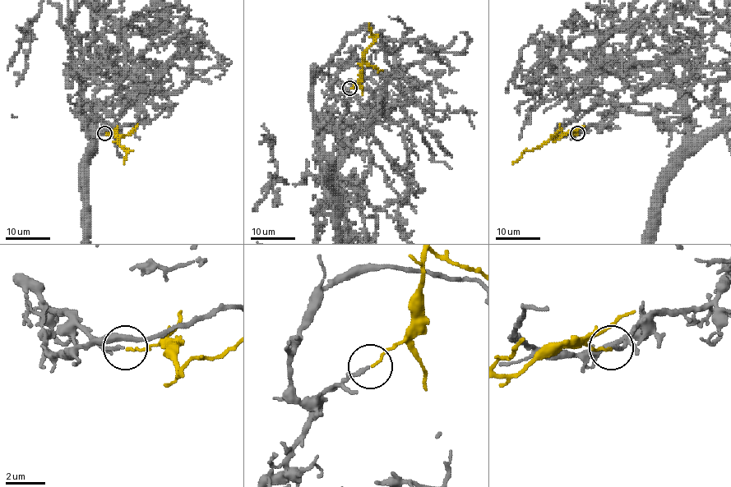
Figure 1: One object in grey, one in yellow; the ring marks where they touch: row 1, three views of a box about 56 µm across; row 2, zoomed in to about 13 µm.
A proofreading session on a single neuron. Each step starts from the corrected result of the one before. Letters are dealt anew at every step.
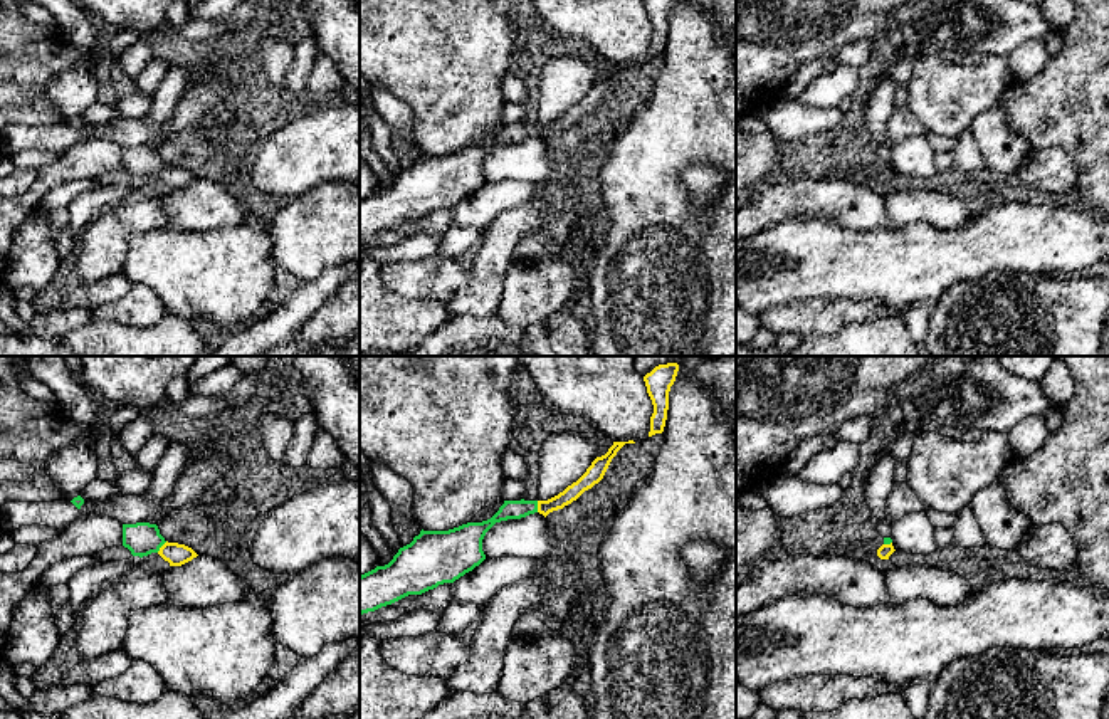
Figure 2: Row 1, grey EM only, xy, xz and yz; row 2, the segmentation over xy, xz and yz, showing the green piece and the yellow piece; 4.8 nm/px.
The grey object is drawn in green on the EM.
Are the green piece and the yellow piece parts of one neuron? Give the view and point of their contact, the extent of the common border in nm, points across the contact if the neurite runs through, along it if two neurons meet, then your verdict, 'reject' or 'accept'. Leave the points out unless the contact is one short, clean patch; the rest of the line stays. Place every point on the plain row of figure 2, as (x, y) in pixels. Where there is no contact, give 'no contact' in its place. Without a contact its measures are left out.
meets green in xy at (162, 168); contact 80 nm long; border along xy (167, 165), (157, 175); reject

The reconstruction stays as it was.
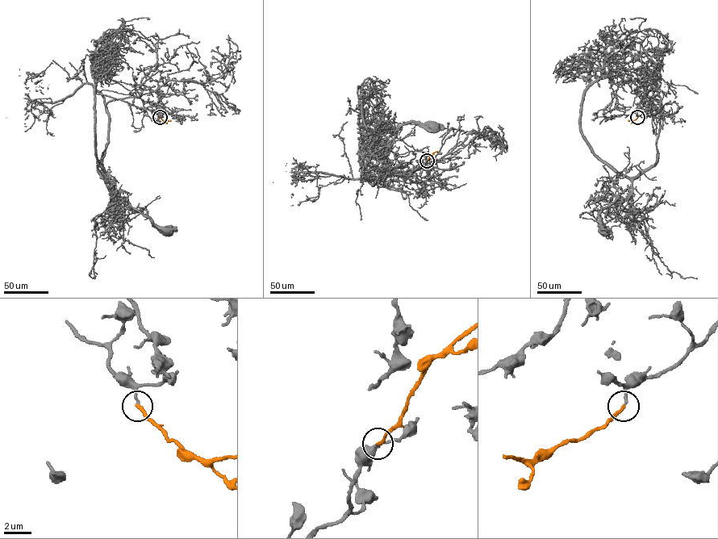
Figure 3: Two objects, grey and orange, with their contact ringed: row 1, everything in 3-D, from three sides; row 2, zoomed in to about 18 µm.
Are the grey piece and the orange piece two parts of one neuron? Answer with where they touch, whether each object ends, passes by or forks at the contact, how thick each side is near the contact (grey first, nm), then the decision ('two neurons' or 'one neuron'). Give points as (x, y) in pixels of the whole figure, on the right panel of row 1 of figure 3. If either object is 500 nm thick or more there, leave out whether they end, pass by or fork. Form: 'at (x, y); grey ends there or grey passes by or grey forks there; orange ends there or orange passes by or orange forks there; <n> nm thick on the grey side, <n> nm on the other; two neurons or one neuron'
at (637, 117); grey ends there; orange ends there; 190 nm thick on the grey side, 240 nm on the other; one neuron

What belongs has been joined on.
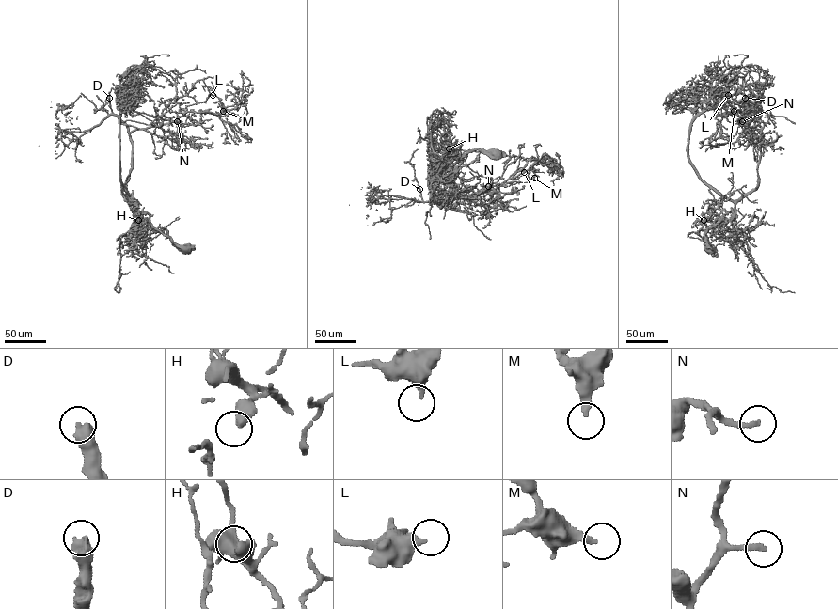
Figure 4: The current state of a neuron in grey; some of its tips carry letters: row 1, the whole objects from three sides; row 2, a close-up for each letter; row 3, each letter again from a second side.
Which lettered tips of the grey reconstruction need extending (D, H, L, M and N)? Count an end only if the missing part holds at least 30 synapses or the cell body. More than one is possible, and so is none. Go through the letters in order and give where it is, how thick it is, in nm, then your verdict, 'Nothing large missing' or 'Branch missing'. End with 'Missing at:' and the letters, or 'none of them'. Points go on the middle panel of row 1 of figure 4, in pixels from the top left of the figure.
D: Place: (419, 189). Thickness 480 nm. Branch missing
H: Place: (449, 148). Thickness 340 nm. Nothing large missing
L: Place: (524, 172). Thickness 400 nm. Nothing large missing
M: Place: (534, 178). Thickness 280 nm. Nothing large missing
N: Place: (488, 186). Thickness 240 nm. Branch missing
Missing at: D, N

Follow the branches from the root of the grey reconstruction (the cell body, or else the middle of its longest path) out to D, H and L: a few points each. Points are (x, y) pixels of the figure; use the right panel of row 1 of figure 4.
D: (709, 250), (705, 233), (719, 221), (730, 219), (735, 204), (757, 185), (762, 127), (756, 112), (745, 98)
H: (709, 250), (705, 233), (719, 221), (726, 222), (724, 226), (722, 218), (712, 222), (703, 220)
L: (709, 250), (705, 233), (734, 216), (735, 204), (758, 178), (763, 134), (728, 95)

